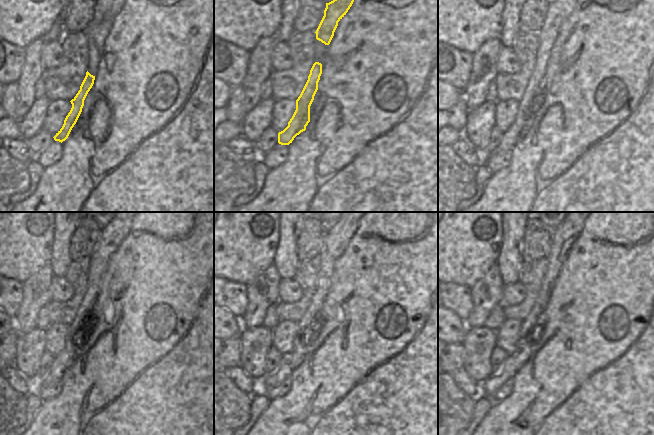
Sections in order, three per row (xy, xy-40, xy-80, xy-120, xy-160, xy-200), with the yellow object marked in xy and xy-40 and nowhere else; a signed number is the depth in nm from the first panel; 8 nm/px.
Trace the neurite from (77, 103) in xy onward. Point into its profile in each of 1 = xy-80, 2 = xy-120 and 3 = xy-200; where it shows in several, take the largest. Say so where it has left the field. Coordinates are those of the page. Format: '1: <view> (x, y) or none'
1: xy-80 (559, 8)
2: xy-120 (112, 234)
3: xy-200 (564, 235)

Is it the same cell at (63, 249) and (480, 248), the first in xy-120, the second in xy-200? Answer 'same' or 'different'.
different

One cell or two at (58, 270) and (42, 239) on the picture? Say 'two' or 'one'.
two

